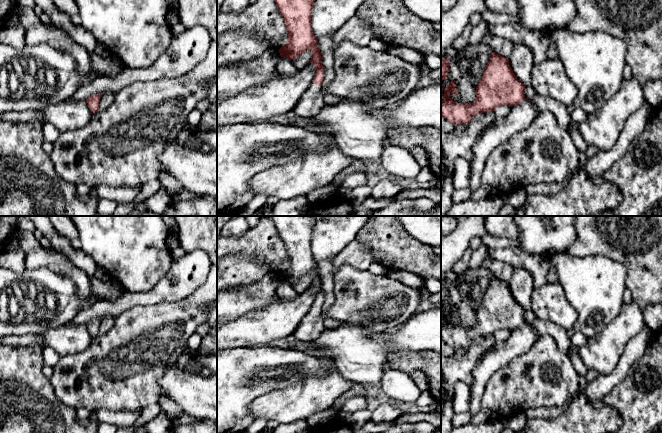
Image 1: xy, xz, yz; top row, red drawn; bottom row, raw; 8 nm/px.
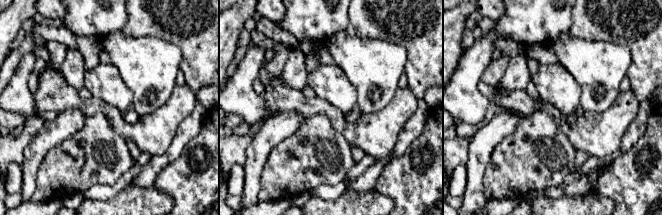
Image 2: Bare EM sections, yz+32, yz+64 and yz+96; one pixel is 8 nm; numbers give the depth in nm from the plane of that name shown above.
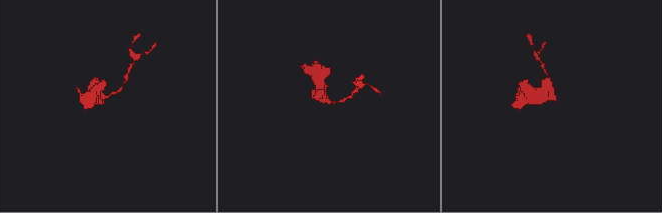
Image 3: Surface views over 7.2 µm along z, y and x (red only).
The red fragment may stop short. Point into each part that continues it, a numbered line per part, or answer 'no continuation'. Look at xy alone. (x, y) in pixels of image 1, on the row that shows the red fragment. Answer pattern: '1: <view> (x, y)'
no continuation

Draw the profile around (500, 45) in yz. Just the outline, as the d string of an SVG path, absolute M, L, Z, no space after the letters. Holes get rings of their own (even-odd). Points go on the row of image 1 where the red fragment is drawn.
M489 33L485 35L483 41L488 44L495 53L505 58L510 57L514 45L512 41Z

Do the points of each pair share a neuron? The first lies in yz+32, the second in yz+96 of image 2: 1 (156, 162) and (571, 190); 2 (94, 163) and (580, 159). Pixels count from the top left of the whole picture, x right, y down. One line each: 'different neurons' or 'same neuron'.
1: same neuron
2: different neurons

